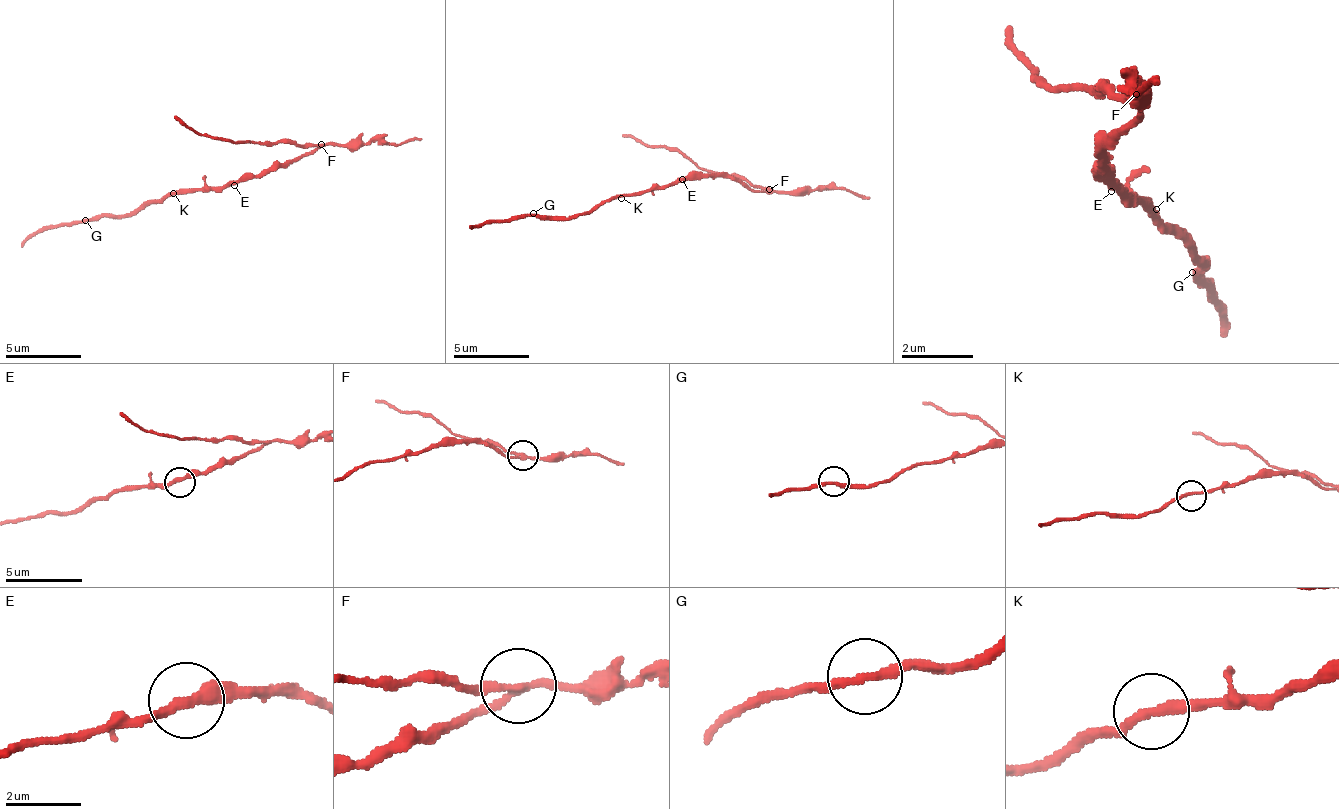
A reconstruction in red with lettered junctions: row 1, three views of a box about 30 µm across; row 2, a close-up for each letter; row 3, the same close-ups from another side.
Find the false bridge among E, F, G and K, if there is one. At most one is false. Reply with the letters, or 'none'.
F

